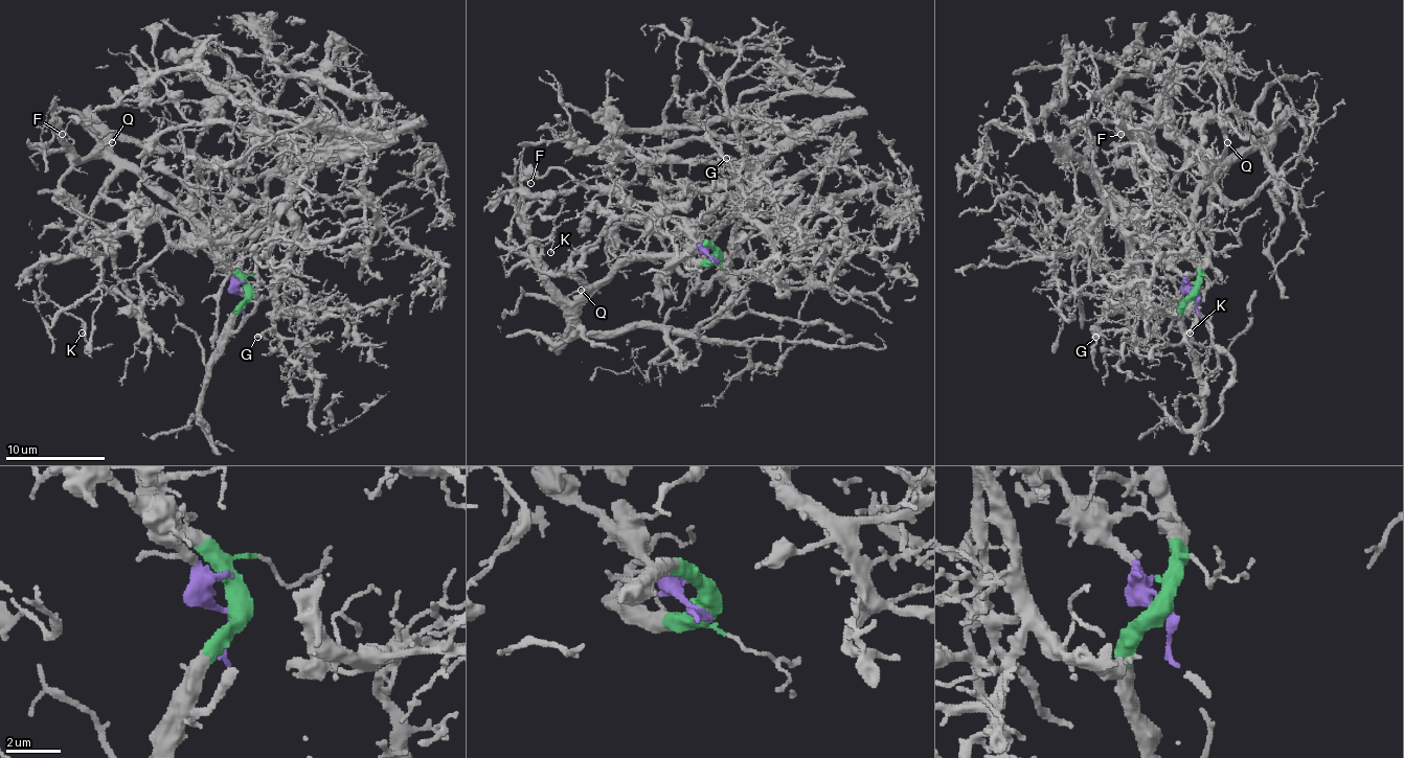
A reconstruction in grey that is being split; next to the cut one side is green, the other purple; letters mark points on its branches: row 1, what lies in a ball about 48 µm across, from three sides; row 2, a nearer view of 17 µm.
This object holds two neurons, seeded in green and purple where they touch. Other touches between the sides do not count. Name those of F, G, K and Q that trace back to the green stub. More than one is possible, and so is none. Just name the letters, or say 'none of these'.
F, Q

